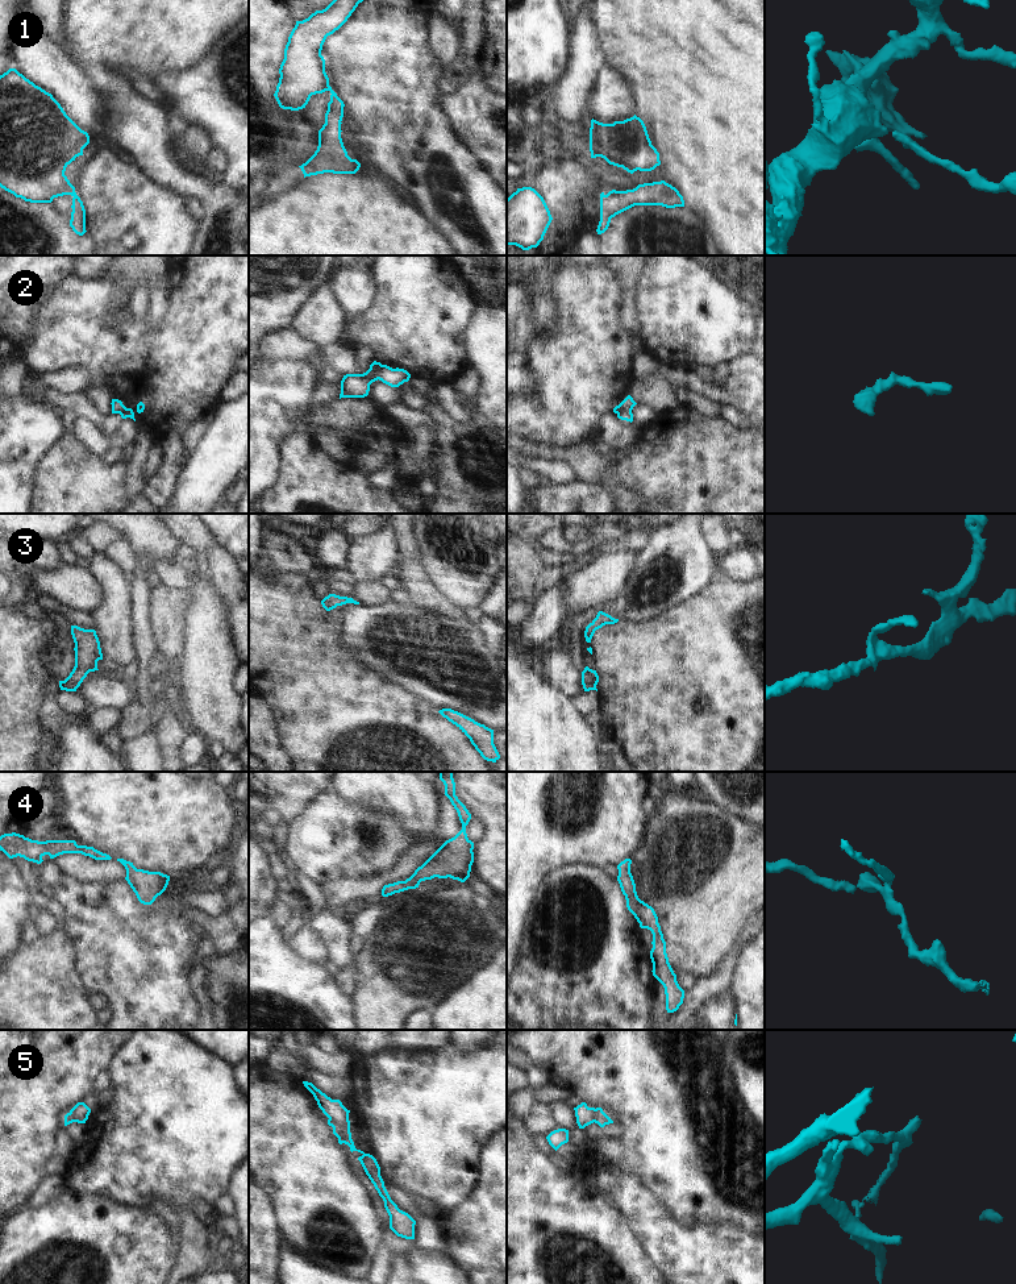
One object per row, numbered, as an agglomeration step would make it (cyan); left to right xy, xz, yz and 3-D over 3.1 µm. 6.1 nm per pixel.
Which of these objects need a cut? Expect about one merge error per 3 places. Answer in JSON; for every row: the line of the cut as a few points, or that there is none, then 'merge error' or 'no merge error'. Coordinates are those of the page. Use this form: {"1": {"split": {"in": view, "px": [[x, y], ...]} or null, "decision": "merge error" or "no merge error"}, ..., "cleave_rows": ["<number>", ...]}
{"1": {"split": {"in": "yz", "px": [[603, 194], [600, 196]]}, "decision": "merge error"}, "2": {"split": {"in": "xz", "px": [[383, 365], [378, 369], [378, 378]]}, "decision": "merge error"}, "3": {"split": null, "decision": "no merge error"}, "4": {"split": null, "decision": "no merge error"}, "5": {"split": {"in": "xz", "px": [[329, 1118], [349, 1126]]}, "decision": "merge error"}, "cleave_rows": ["1", "2", "5"]}

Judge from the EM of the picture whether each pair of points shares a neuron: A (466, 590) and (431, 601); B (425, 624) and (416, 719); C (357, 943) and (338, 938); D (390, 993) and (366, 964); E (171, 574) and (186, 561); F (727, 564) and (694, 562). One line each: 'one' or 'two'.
A: two
B: two
C: two
D: one
E: one
F: two

